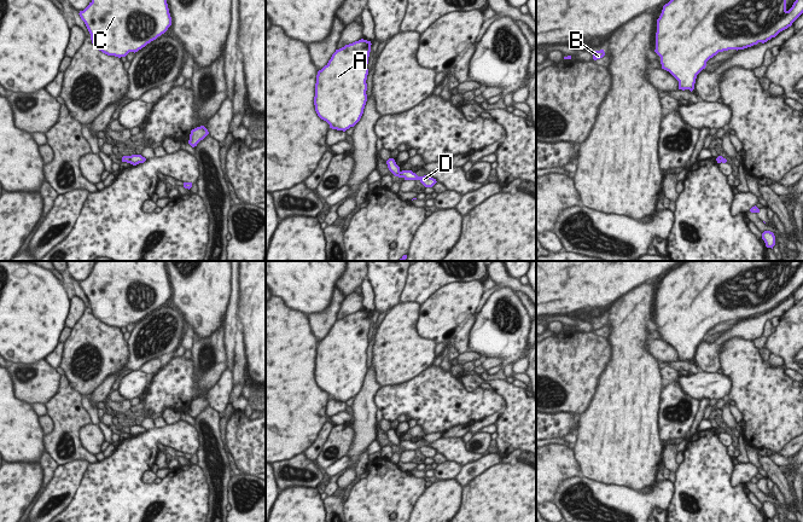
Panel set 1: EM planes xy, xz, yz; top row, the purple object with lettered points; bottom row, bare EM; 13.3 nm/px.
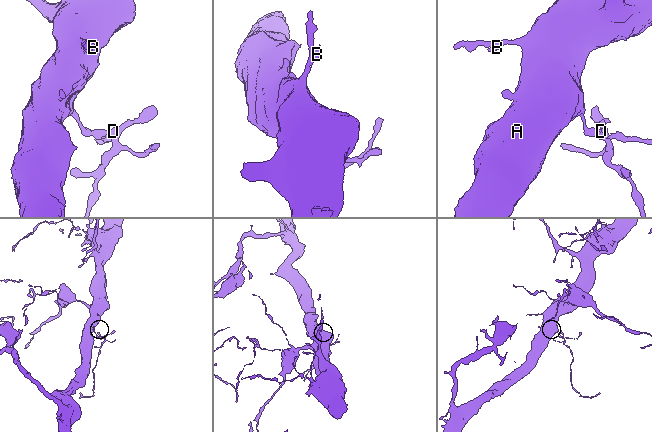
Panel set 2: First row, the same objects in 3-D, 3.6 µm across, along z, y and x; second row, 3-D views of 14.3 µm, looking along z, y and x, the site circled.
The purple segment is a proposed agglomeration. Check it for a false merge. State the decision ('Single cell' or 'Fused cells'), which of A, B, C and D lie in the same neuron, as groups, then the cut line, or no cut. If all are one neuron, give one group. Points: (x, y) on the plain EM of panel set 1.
Fused cells. Groups: A B C / D. Split along xz (399, 442), (401, 447).

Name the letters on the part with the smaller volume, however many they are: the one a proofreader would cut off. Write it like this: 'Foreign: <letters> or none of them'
Foreign: D

